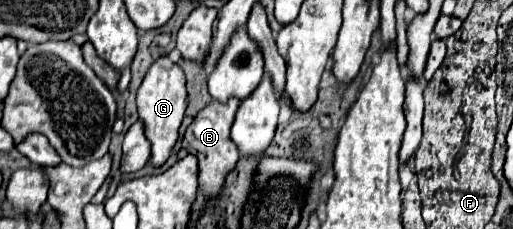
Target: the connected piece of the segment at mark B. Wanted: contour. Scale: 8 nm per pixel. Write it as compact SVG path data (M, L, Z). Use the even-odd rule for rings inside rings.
M230 98L228 102L210 102L204 110L198 112L198 116L194 118L194 122L188 126L186 136L182 140L182 148L188 150L188 154L194 154L198 158L198 166L200 166L200 186L204 194L212 194L216 196L222 186L220 182L224 182L224 174L228 174L228 170L232 170L232 166L236 166L238 162L238 150L236 144L230 138L230 126L234 122L236 110L240 106L238 98Z

